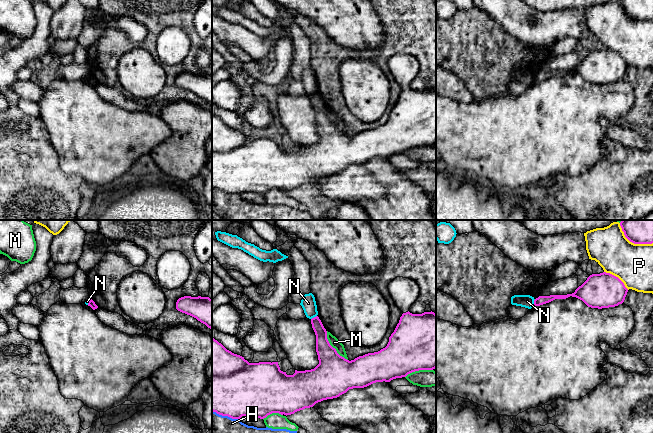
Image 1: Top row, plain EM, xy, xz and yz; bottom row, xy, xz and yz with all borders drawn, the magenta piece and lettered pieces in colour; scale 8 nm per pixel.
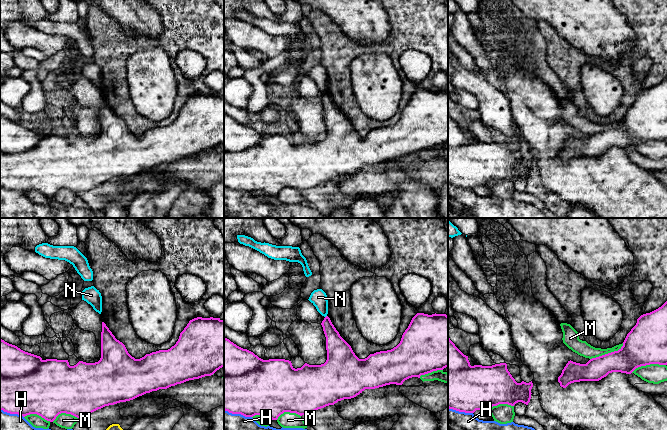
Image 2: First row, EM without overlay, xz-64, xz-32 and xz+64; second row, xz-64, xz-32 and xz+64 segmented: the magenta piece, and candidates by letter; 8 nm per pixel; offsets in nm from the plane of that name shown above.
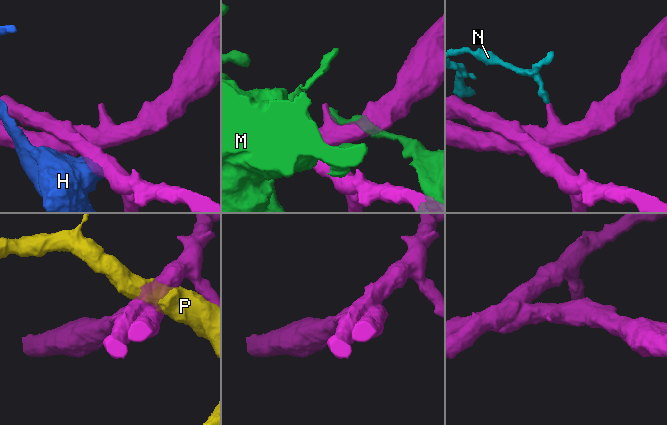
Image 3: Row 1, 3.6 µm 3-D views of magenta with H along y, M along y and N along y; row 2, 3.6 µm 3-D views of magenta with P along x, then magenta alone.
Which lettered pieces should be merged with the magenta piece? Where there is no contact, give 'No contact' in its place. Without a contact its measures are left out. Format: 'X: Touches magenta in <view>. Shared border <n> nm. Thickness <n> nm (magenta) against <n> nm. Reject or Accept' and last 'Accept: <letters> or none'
H: Touches magenta in xz. Shared border 240 nm. Thickness 480 nm (magenta) against 160 nm. Reject
M: Touches magenta in xz. Shared border 300 nm. Thickness 320 nm (magenta) against 80 nm. Reject
N: Touches magenta in yz. Shared border 60 nm. Thickness 70 nm (magenta) against 110 nm. Reject
P: Touches magenta in yz. Shared border 320 nm. Thickness 260 nm (magenta) against 320 nm. Reject
Accept: none

